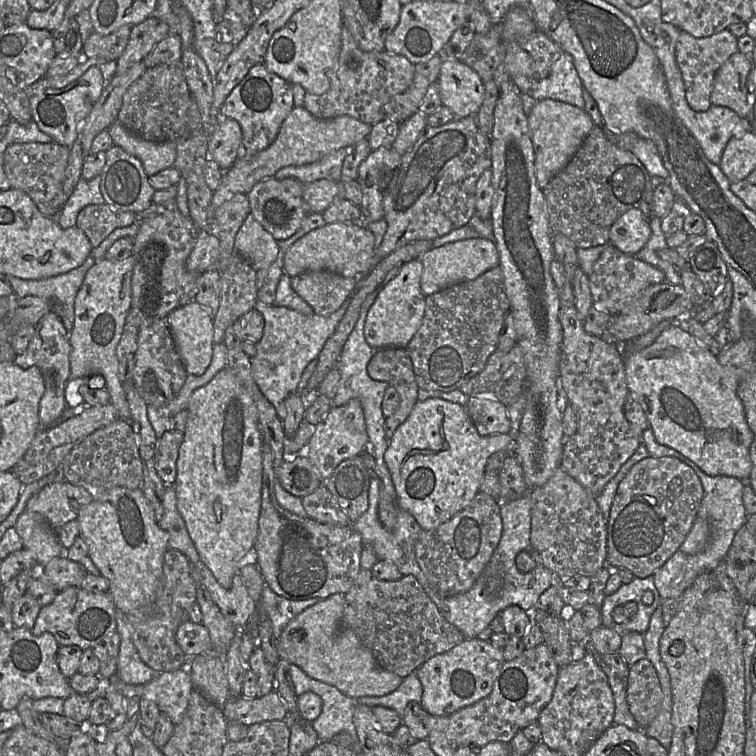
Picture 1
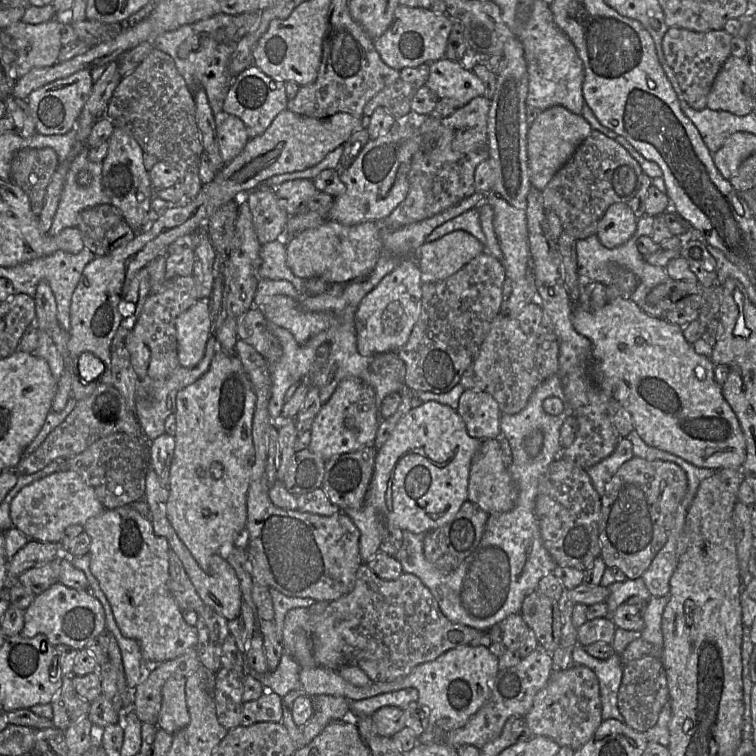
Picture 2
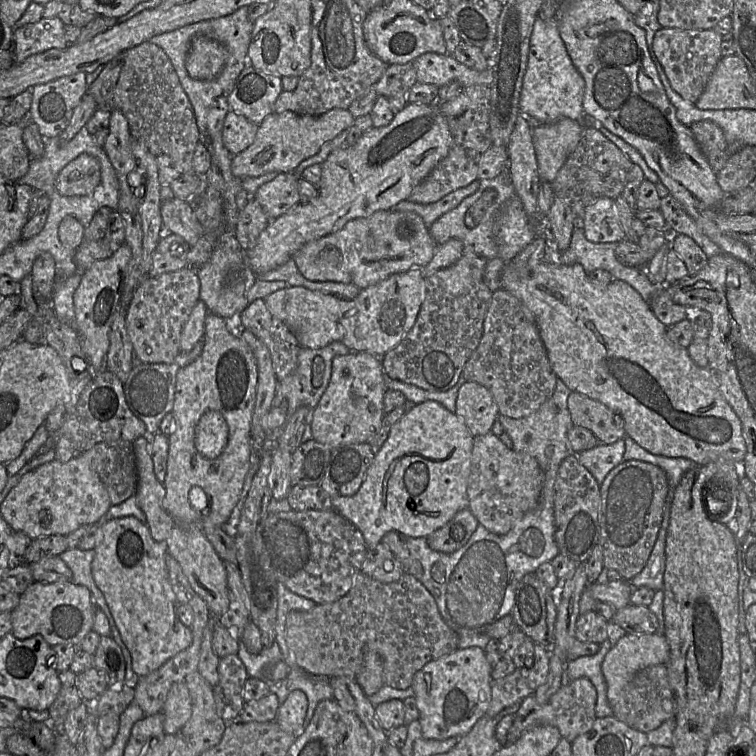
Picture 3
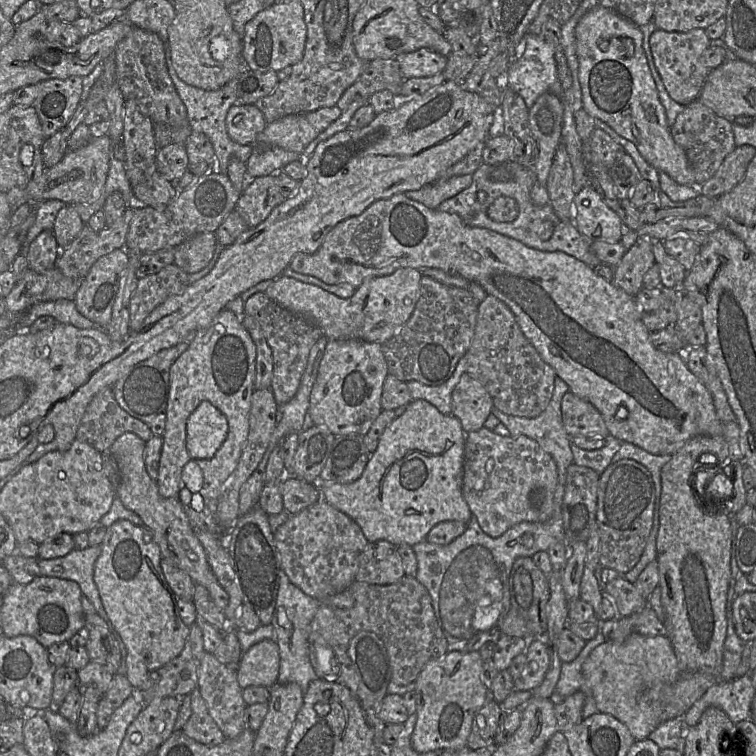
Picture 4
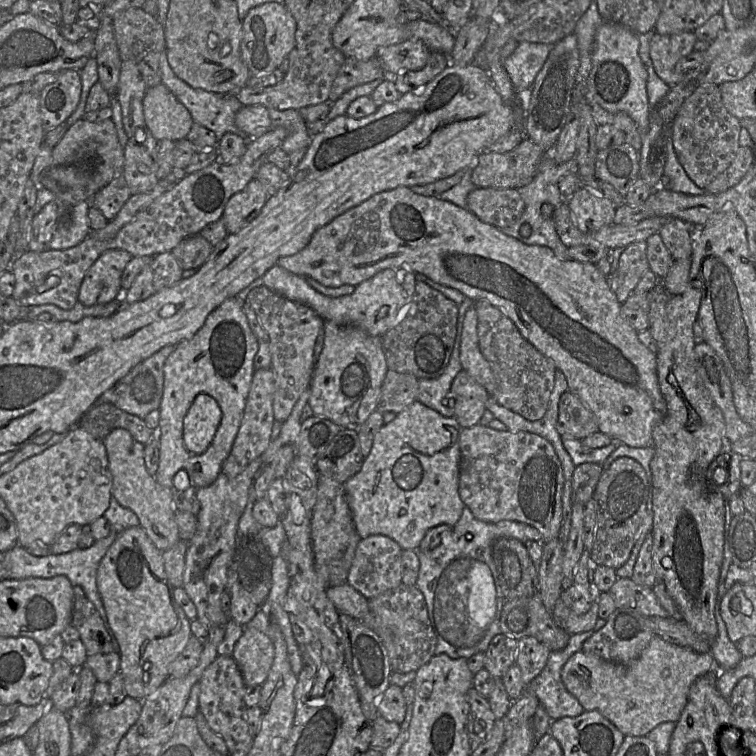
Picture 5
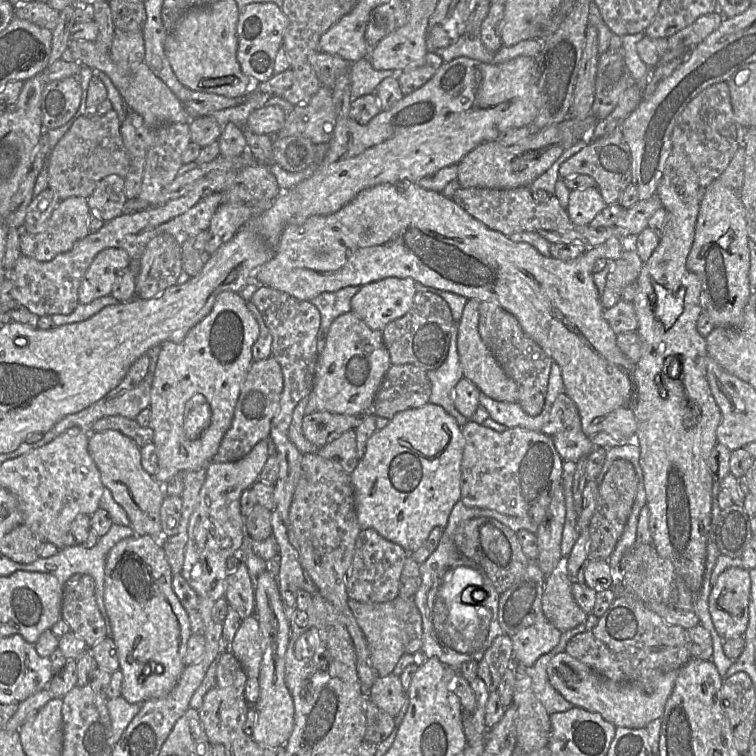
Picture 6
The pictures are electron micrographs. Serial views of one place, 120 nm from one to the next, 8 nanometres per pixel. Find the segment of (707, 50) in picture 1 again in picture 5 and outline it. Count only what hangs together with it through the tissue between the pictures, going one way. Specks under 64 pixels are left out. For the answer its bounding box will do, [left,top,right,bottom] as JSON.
[649,31,698,86]

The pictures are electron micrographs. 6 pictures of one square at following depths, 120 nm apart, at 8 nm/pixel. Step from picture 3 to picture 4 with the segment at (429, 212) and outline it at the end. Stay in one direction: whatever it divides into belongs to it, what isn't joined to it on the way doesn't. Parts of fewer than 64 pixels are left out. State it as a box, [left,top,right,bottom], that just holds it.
[404,175,472,209]

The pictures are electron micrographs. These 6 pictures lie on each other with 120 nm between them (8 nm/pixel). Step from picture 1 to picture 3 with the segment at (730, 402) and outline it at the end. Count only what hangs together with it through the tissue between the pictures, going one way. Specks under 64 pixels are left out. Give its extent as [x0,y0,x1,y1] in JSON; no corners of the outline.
[501,261,747,465]

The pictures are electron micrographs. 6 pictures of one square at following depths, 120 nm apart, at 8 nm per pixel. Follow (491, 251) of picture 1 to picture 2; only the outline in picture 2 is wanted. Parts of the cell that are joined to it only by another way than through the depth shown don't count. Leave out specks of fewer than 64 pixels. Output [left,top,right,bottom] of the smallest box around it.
[417,230,485,283]

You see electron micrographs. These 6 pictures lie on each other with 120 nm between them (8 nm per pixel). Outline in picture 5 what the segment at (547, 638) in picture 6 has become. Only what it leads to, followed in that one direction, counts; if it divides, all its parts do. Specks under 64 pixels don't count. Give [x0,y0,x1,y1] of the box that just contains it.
[515,637,551,684]

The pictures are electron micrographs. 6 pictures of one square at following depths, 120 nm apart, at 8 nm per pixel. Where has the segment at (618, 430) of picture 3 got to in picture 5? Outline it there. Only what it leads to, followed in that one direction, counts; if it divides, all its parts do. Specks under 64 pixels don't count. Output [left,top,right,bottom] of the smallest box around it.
[556,391,598,440]

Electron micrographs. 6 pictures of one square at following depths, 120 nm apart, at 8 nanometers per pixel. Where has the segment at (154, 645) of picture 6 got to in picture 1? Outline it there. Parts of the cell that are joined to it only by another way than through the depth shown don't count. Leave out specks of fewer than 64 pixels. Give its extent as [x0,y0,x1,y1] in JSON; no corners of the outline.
[78,487,213,658]

